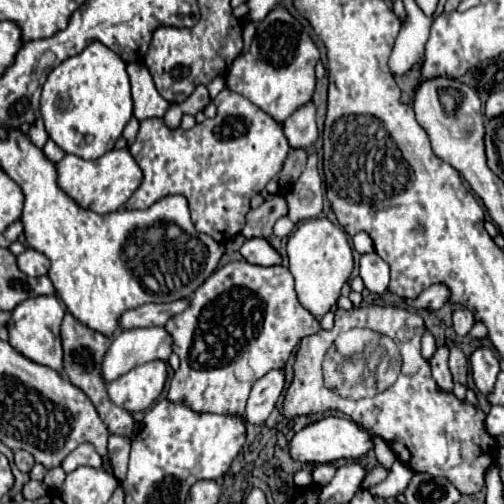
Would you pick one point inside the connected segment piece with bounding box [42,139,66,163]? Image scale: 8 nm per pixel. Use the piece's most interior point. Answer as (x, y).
(51, 150)

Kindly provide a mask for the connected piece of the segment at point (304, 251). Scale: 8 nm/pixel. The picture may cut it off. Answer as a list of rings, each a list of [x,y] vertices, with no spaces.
[[[326,217],[304,221],[288,239],[288,263],[296,281],[296,293],[300,303],[316,317],[328,313],[340,297],[342,285],[350,279],[354,269],[354,255],[348,243],[348,235],[342,227],[334,225]]]

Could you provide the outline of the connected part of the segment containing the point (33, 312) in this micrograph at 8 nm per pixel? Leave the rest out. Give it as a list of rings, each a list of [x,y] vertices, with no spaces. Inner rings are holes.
[[[40,295],[26,299],[12,311],[12,321],[8,323],[10,331],[10,345],[26,355],[28,359],[52,367],[54,371],[62,373],[62,341],[60,341],[60,325],[64,319],[64,305],[56,295]]]

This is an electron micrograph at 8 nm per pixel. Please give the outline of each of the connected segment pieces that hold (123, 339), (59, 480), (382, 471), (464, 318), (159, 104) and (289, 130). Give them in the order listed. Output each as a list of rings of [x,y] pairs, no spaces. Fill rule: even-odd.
[[[140,327],[126,329],[114,335],[108,355],[104,357],[102,375],[110,383],[116,377],[128,373],[132,367],[164,359],[172,355],[172,337],[164,327]]]
[[[54,467],[54,469],[50,469],[50,471],[46,473],[46,477],[44,477],[44,483],[46,483],[48,487],[54,487],[54,489],[58,489],[58,487],[62,487],[64,479],[66,479],[66,471],[64,471],[62,467]]]
[[[376,465],[368,475],[366,475],[366,479],[364,479],[364,489],[370,489],[370,487],[374,487],[374,485],[378,485],[380,481],[384,481],[388,477],[388,469],[384,467],[384,465]]]
[[[456,309],[454,311],[454,331],[460,335],[460,337],[466,337],[470,333],[470,329],[474,327],[474,315],[468,311],[468,309]]]
[[[128,63],[128,75],[132,83],[134,117],[138,121],[150,117],[164,117],[170,103],[162,99],[162,95],[156,91],[148,69],[142,63]]]
[[[312,101],[298,107],[284,121],[284,135],[288,137],[290,147],[310,147],[318,137],[316,127],[316,105]]]

